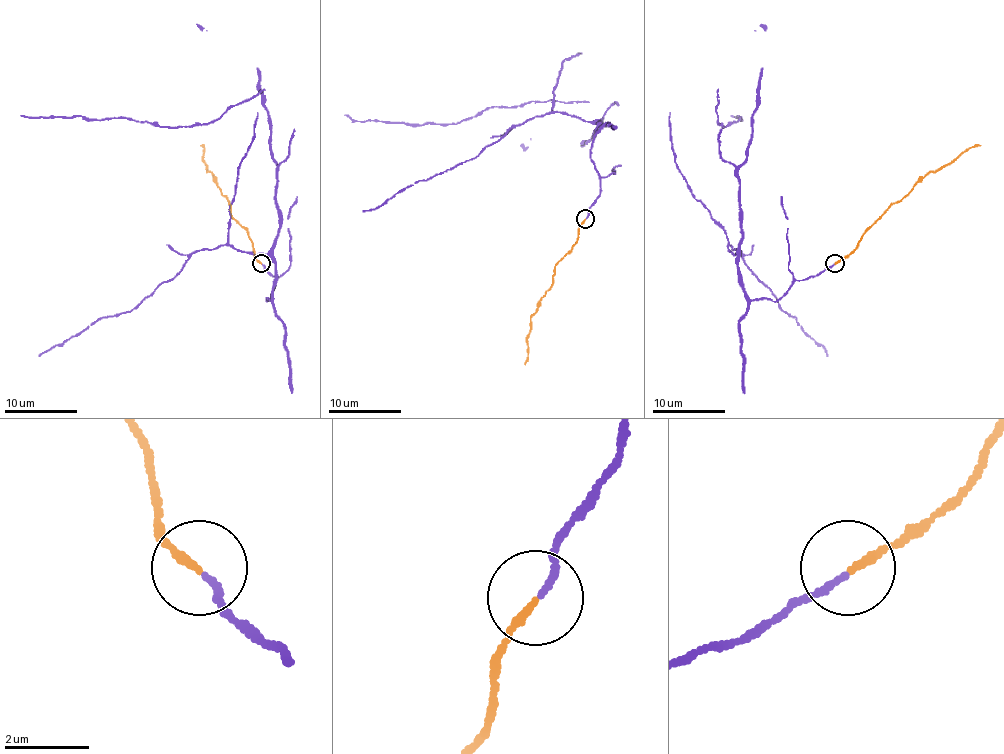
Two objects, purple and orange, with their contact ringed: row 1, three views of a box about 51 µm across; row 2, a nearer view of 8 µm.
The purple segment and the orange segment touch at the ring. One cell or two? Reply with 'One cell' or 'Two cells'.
One cell

